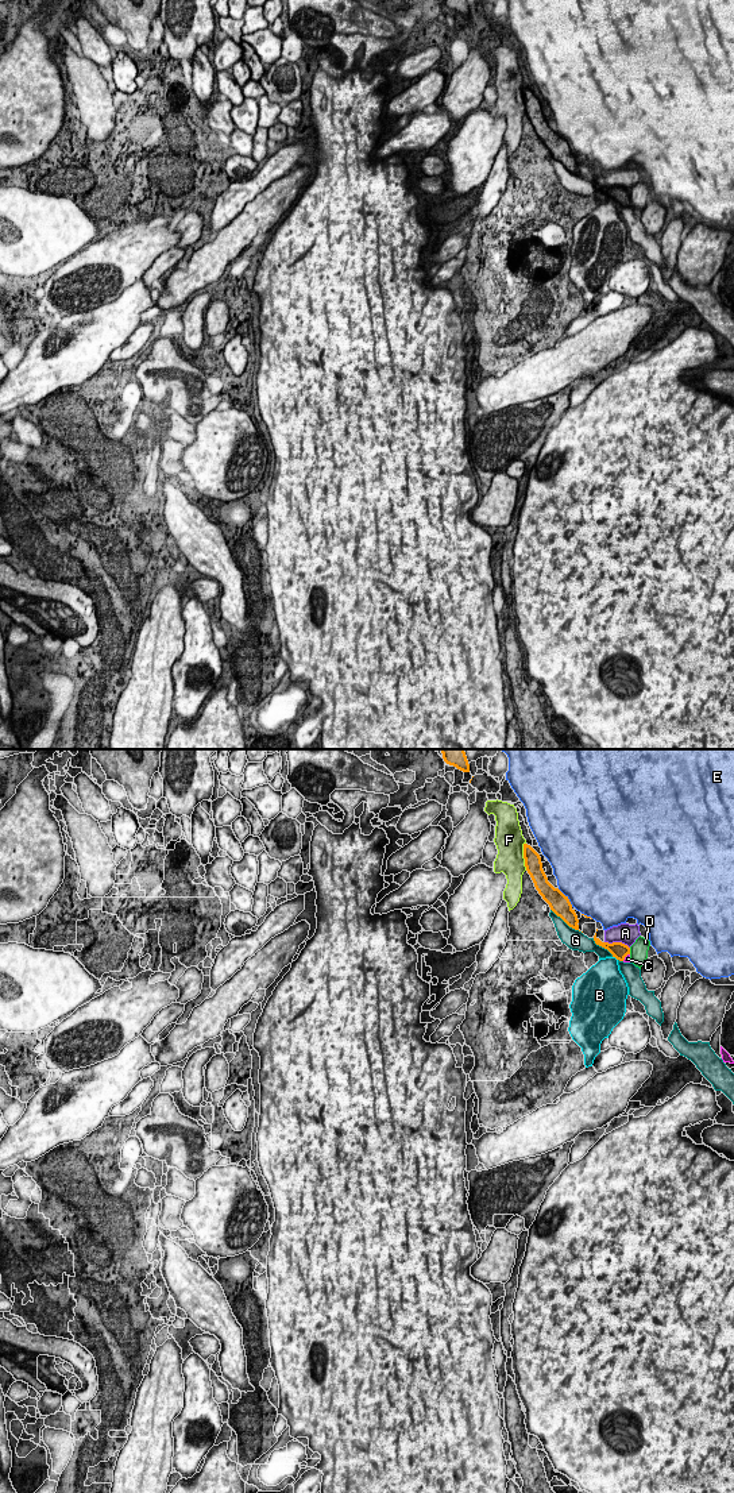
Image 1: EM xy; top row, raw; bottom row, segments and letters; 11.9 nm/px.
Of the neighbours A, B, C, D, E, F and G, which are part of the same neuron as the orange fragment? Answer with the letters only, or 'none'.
C

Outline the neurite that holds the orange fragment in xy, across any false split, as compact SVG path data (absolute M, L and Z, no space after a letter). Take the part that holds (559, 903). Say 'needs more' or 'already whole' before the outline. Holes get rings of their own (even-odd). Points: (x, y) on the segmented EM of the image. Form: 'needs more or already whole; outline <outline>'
already whole; outline M524 844L524 859L526 871L530 875L536 890L549 904L550 910L569 927L579 930L579 919L568 896L548 881L548 877L542 869L540 854L528 844Z

